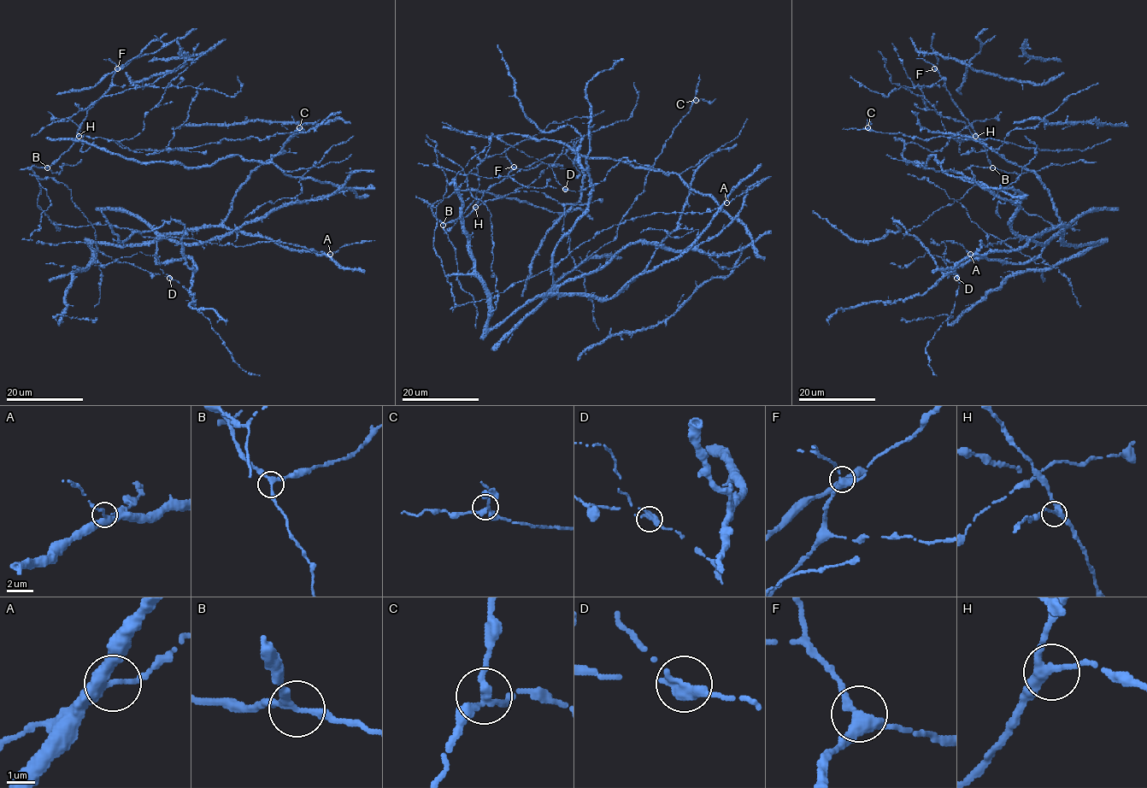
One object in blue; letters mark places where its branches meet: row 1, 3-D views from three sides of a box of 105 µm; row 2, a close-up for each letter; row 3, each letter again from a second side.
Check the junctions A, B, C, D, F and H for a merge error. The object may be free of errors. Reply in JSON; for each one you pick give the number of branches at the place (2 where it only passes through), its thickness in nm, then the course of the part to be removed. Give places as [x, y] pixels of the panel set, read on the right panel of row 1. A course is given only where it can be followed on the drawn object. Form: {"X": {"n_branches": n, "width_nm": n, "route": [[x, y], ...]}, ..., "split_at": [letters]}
{"D": {"n_branches": 3, "width_nm": 320}, "split_at": ["D"]}

